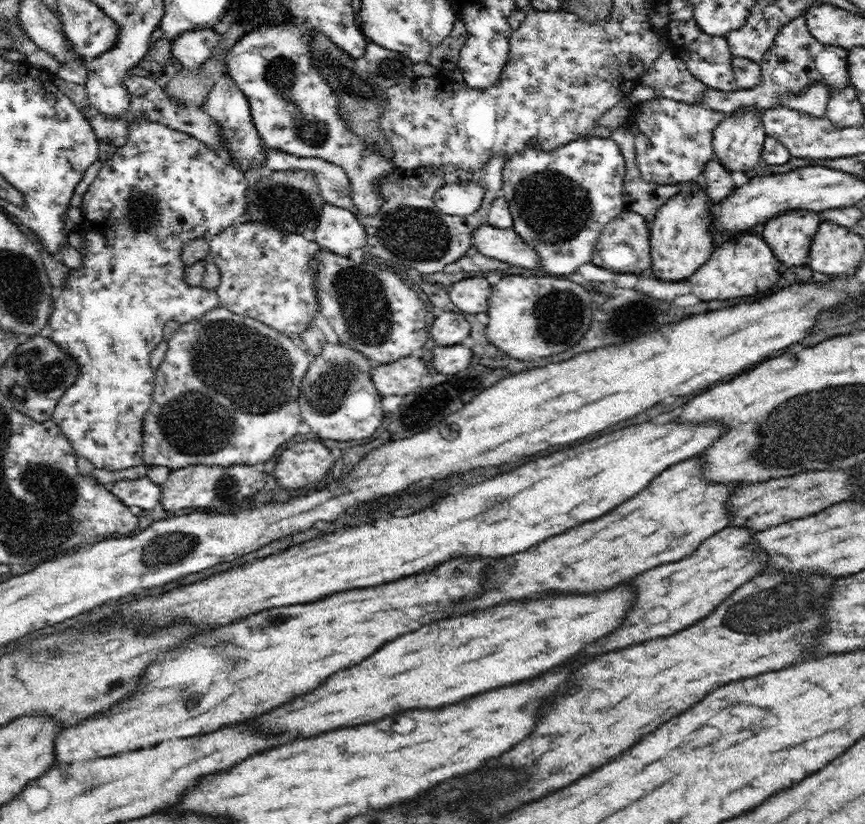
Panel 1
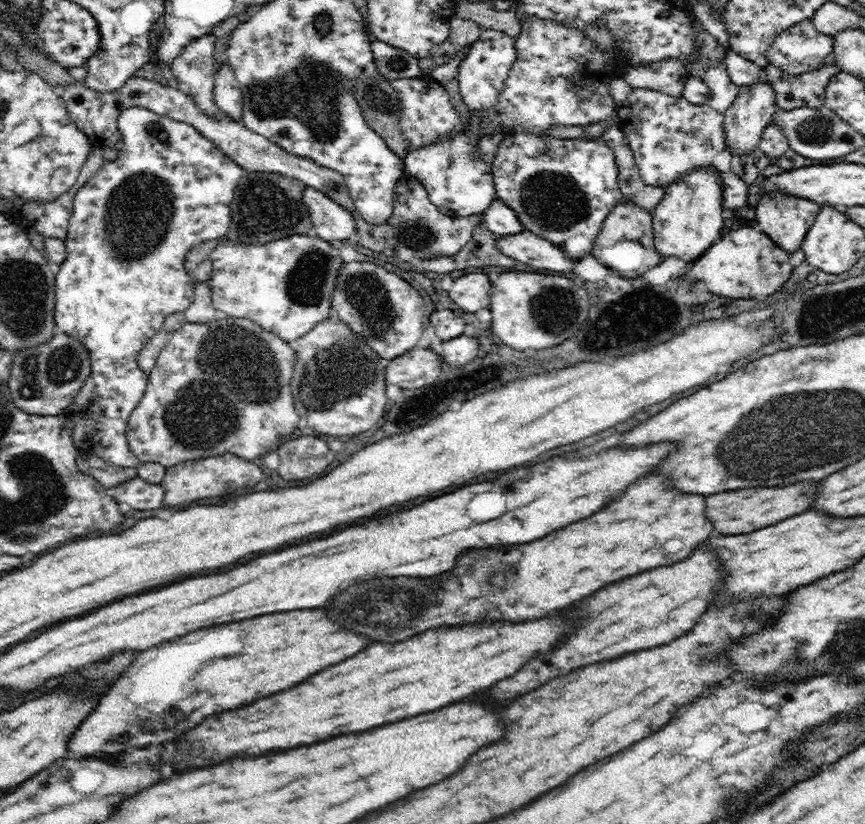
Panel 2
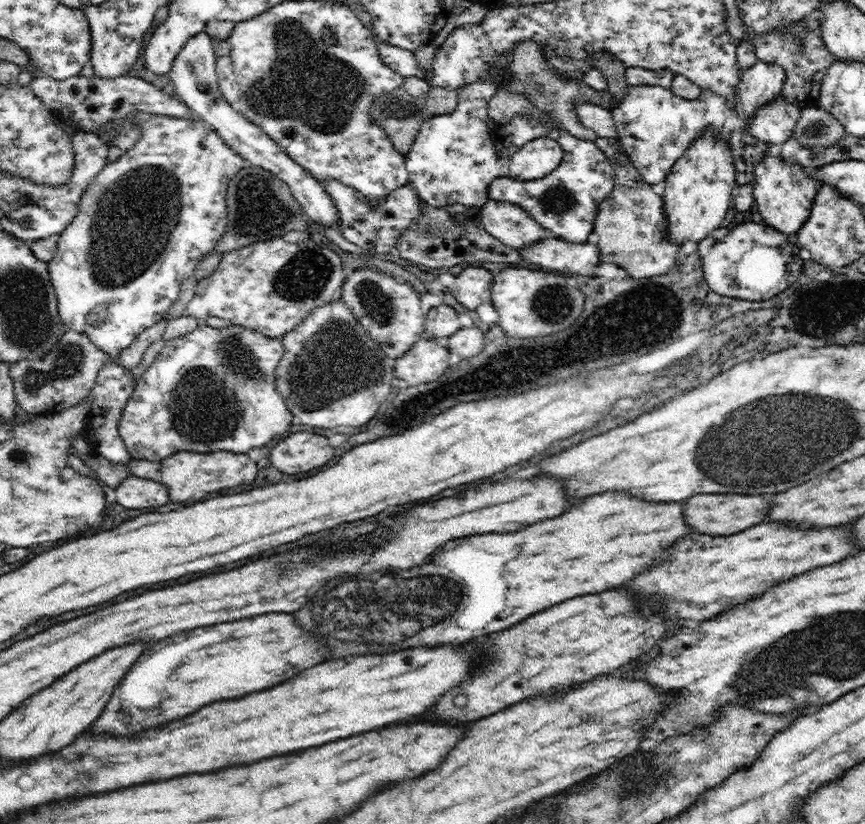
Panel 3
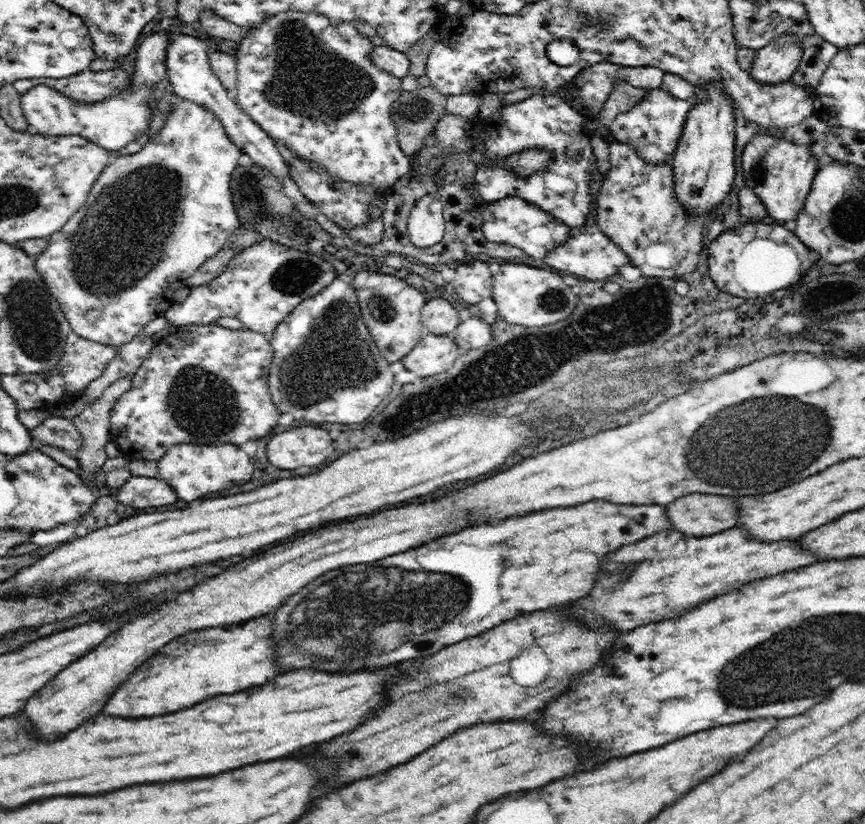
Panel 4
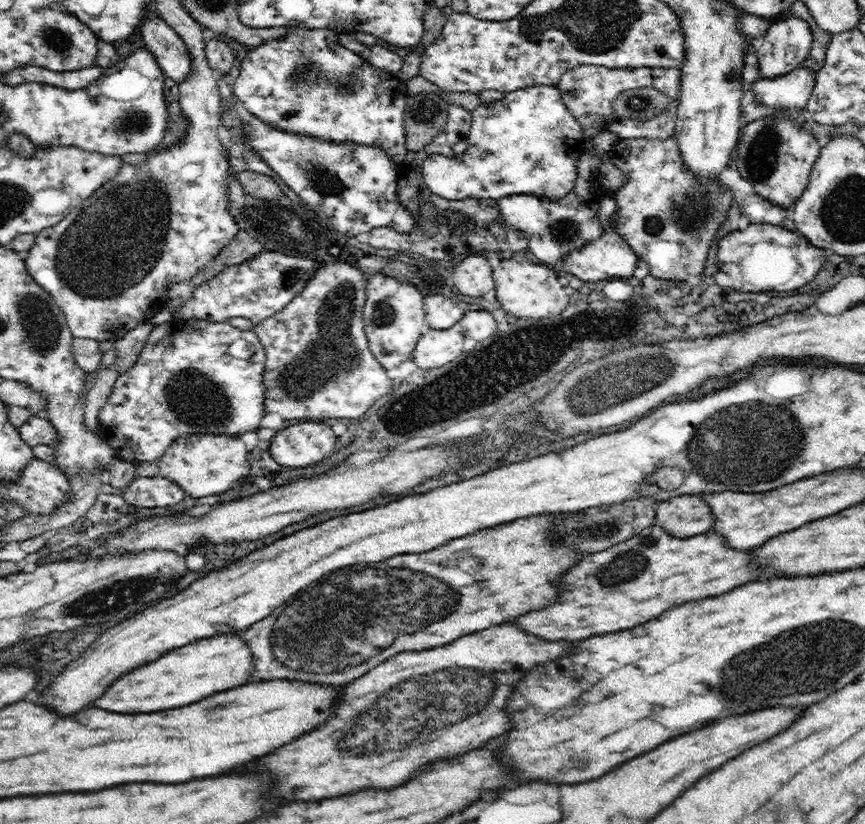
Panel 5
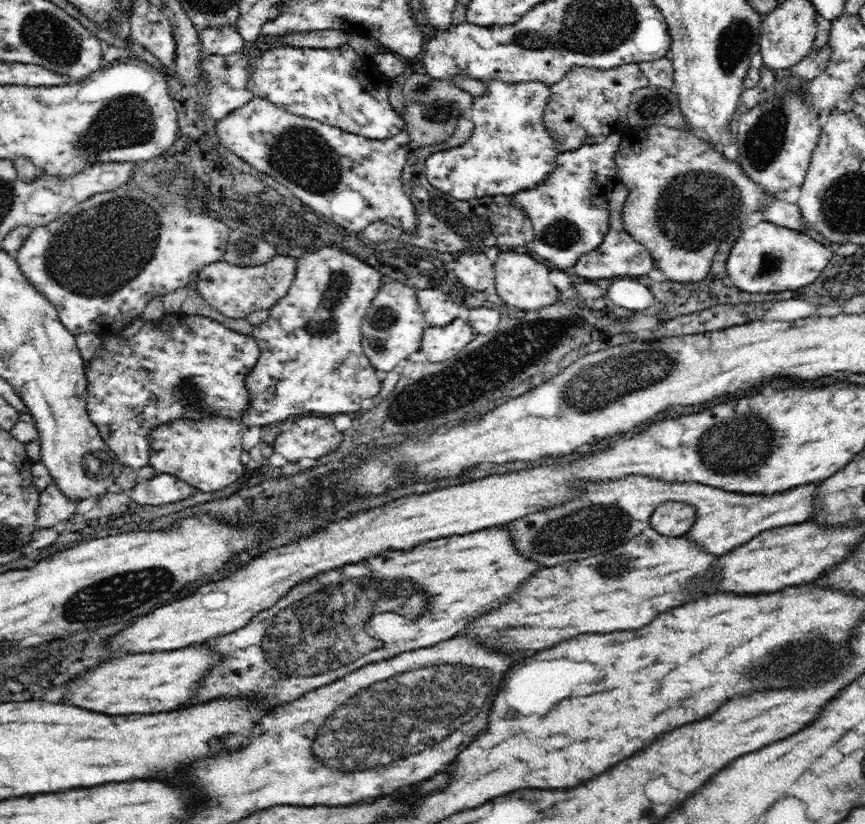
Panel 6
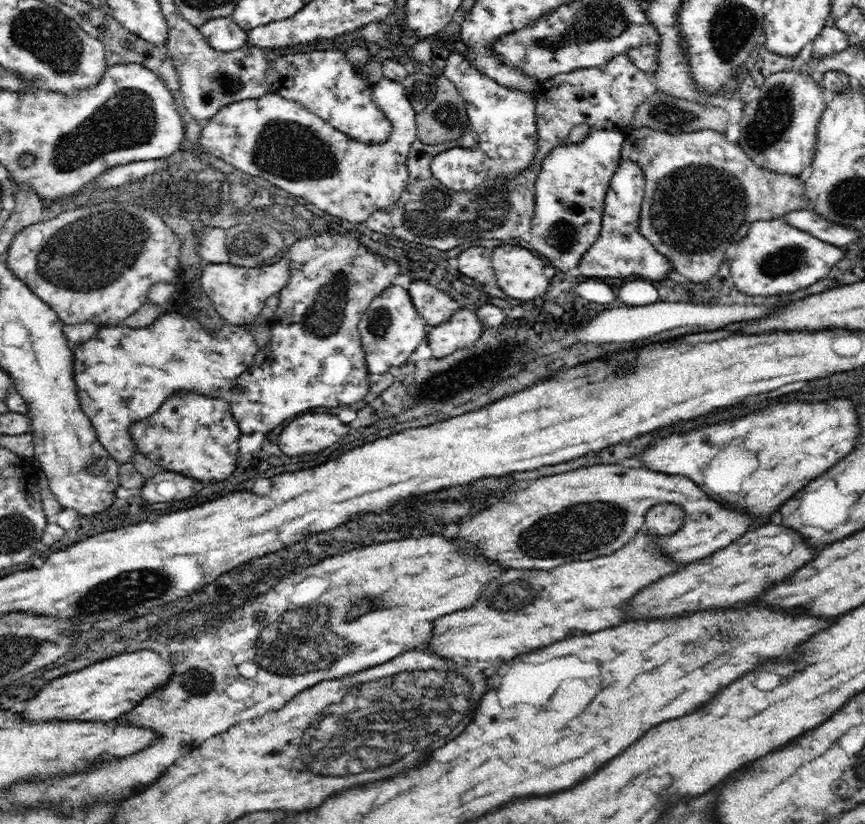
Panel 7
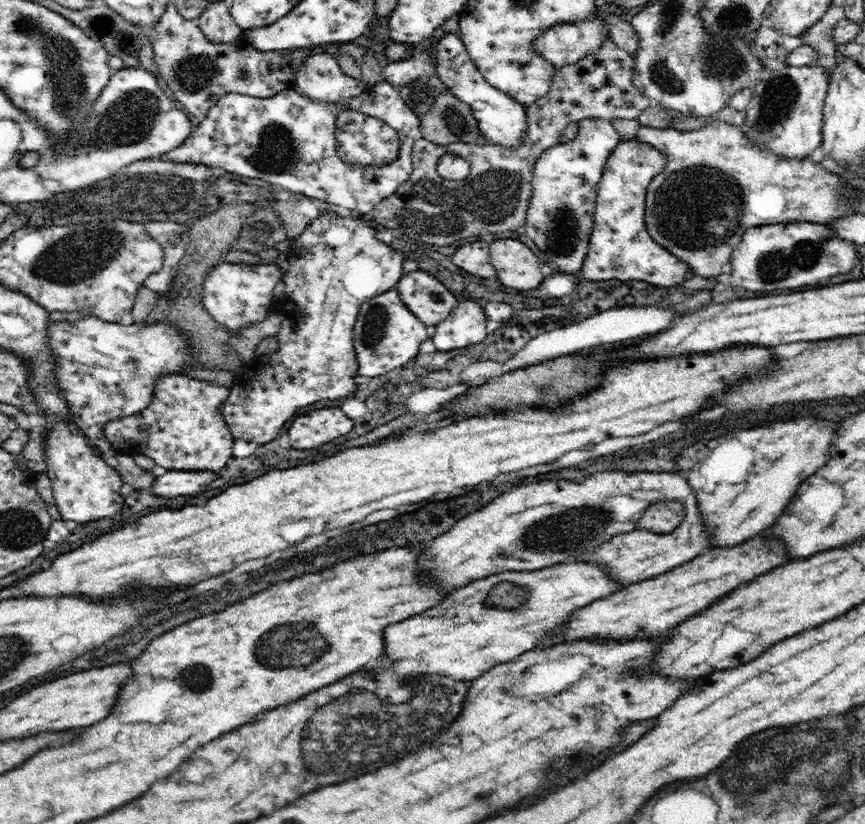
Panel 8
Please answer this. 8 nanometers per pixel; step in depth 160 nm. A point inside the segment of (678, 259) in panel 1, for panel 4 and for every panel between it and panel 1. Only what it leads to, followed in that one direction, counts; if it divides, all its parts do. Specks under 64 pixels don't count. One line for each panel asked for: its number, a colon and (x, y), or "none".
2: (688, 220)
3: (698, 191)
4: (703, 163)

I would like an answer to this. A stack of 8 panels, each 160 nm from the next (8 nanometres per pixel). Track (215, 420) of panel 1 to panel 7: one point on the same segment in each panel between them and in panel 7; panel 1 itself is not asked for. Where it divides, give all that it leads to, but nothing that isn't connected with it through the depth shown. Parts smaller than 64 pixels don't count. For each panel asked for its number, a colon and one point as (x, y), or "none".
2: (223, 386)
3: (211, 389)
4: (208, 384)
5: (194, 376)
6: (180, 366)
7: (123, 374)

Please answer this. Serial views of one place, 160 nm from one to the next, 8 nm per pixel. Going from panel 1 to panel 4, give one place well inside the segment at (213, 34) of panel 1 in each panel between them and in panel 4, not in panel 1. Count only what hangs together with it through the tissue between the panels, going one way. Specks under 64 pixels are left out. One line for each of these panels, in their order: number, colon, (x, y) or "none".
2: (194, 66)
3: (193, 73)
4: (188, 69)

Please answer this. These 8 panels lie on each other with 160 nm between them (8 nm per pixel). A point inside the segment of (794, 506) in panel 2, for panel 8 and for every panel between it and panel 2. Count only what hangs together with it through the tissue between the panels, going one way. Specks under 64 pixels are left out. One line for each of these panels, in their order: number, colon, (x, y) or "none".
3: (714, 513)
4: (697, 514)
5: (681, 517)
6: (671, 518)
7: (662, 519)
8: (663, 516)

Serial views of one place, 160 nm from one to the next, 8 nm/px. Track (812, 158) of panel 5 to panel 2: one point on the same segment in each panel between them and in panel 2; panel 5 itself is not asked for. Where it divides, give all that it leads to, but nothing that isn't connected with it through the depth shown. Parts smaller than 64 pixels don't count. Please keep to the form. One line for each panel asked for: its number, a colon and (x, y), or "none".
2: (785, 219)
3: (784, 192)
4: (781, 173)

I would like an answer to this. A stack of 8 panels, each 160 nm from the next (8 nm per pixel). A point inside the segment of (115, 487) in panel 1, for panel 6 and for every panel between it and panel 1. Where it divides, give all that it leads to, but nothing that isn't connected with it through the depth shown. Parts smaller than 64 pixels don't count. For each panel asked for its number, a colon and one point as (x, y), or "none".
2: (139, 494)
3: (133, 492)
4: (140, 491)
5: (147, 492)
6: (162, 489)

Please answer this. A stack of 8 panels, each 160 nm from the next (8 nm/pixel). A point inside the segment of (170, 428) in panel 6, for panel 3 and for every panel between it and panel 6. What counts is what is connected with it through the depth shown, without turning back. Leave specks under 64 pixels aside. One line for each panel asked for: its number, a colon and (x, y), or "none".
3: (185, 473)
4: (193, 471)
5: (206, 464)

